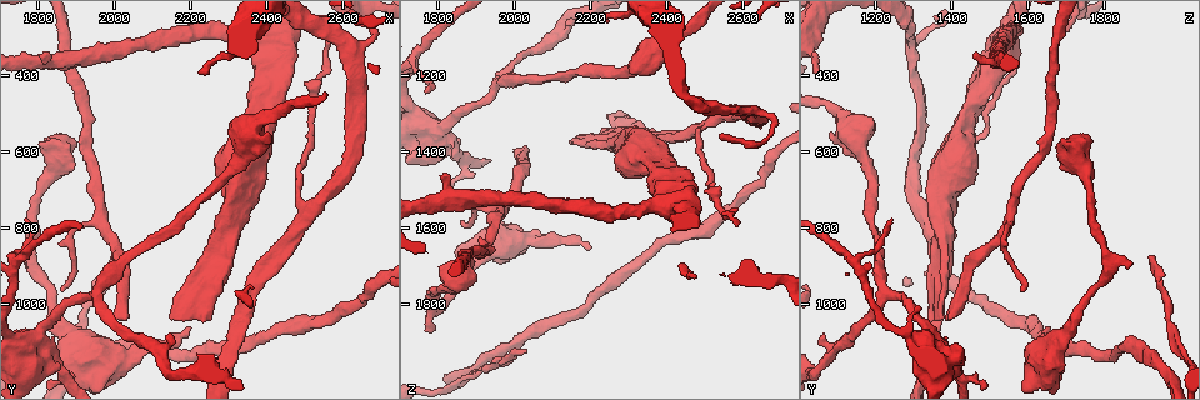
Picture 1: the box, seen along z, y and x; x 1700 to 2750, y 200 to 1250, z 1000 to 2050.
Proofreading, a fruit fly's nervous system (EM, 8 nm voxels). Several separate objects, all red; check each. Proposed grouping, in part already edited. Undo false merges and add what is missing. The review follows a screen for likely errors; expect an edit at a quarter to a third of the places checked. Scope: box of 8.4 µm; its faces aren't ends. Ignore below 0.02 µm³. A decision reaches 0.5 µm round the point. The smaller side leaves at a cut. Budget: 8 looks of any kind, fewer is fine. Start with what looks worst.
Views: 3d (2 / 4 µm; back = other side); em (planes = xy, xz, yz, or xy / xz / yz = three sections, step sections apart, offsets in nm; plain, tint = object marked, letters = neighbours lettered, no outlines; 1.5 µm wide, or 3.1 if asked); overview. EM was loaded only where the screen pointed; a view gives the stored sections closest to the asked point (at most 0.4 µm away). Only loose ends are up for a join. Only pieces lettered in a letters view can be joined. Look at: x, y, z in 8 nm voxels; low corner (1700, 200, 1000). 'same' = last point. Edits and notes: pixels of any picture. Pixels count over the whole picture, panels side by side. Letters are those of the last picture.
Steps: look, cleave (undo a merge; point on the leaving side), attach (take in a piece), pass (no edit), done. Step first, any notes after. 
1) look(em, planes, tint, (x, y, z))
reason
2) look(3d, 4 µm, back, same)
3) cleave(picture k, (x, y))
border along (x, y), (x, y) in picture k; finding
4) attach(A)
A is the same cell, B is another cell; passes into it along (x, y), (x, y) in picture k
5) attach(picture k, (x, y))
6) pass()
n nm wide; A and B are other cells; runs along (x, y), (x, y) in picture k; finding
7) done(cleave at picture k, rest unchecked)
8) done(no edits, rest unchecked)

look(em, planes, letters, (2145, 1030, 1375))
long arm stops here

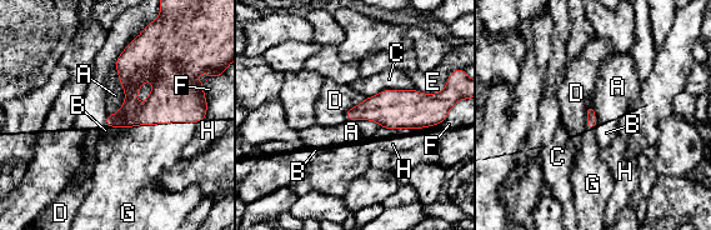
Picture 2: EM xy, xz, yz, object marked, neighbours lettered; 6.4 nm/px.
attach(G)
G touches over 420 nm; G is the same cell, A, B, C, D, E, F and H are other cells; passes into it along (171, 100), (156, 124), (138, 158) in picture 2; the neuron continues

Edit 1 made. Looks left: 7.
look(overview)

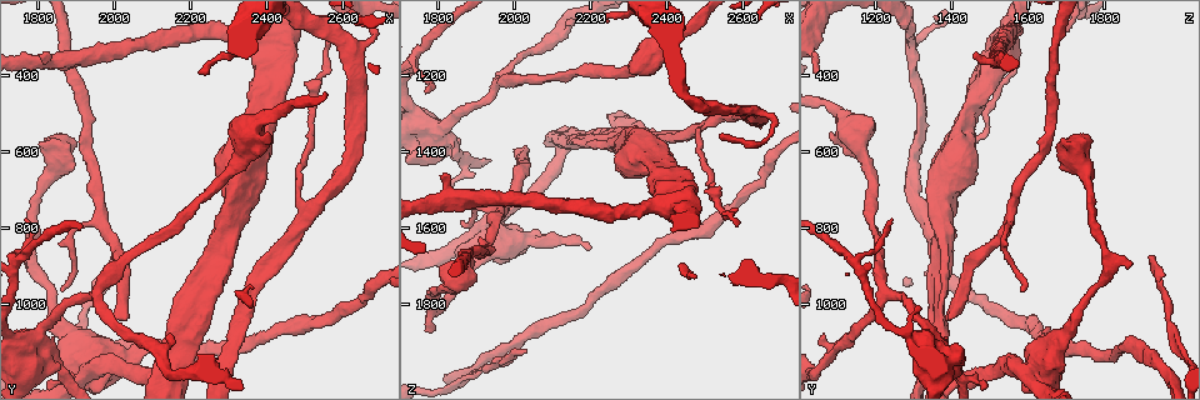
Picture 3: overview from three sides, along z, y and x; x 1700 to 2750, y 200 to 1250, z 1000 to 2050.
look(3d, 4 µm, (2030, 880, 1920))
tapers out

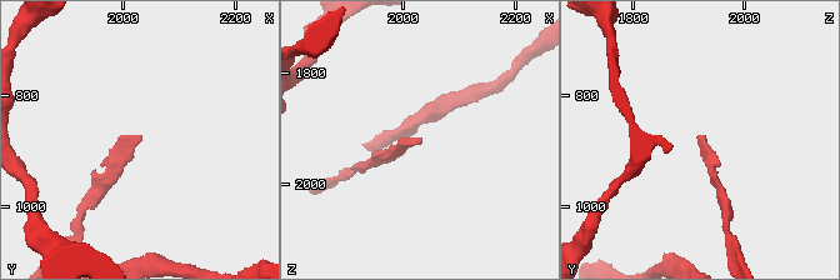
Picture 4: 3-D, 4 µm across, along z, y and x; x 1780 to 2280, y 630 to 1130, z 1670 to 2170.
look(em, xz, step 4, letters, (2030, 875, 1915))

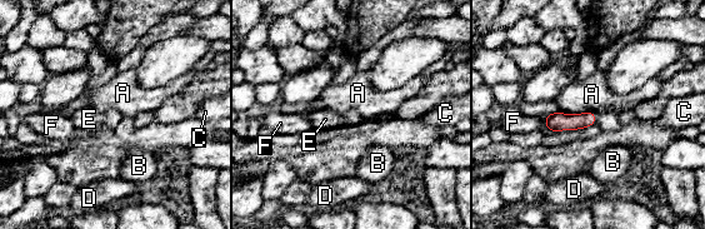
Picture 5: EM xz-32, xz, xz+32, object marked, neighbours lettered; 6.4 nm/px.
look(em, planes, letters, same)
another direction

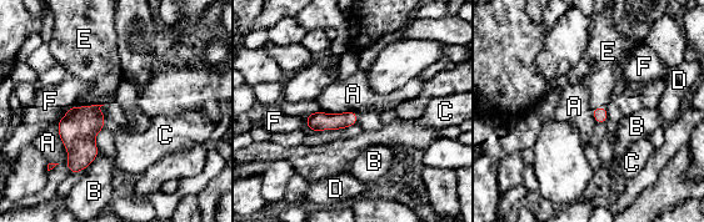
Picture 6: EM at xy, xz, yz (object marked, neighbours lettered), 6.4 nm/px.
attach(E)
90 nm wide; A touches over 260 nm; E is the same cell, A, B, C, D and F are other cells; it goes on there

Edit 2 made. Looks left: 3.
look(overview)

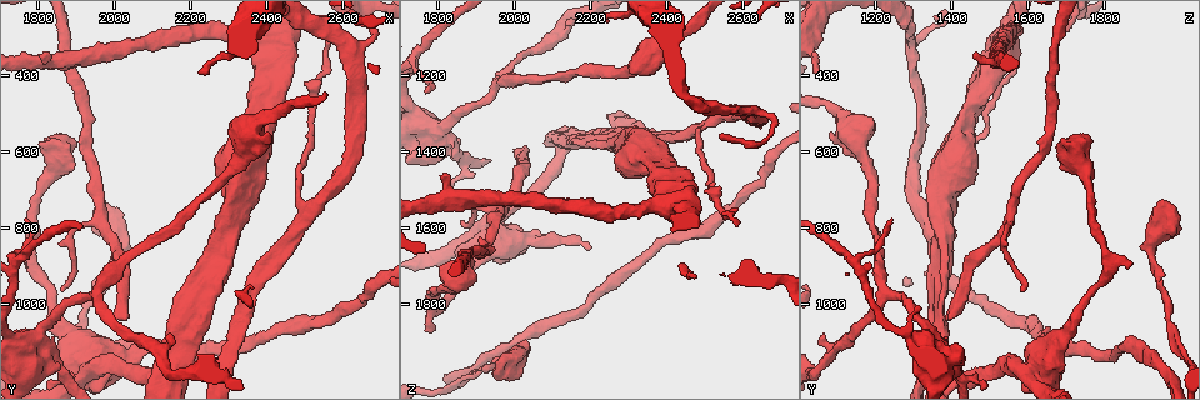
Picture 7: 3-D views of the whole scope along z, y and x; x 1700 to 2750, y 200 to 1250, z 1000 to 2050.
look(3d, 2 µm, back, (1785, 895, 1870))
free end

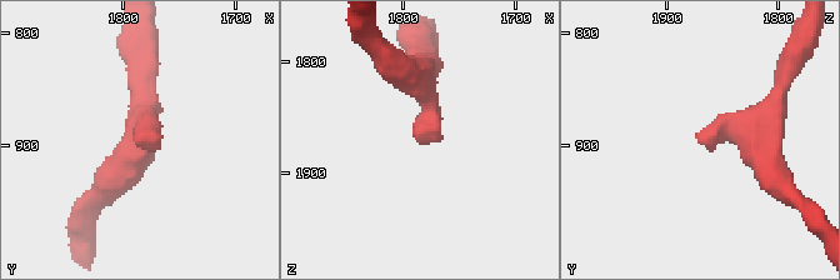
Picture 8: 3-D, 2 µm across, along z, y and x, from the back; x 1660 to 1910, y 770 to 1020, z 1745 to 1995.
look(em, planes, letters, (1780, 896, 1874))
arms of 170, 190 nm; need the tissue

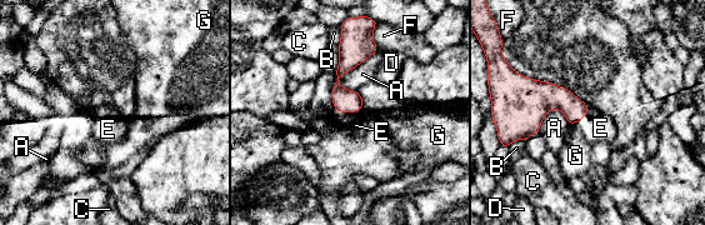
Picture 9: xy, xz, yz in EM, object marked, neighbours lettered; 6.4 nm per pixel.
attach(E)
150 nm wide; E is the same cell, A, B, C, D, F and G are other cells; passes into it along (549, 96), (580, 119), (600, 128) in picture 9; it goes on there

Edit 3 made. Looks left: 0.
done(attach at picture 2, attach at picture 6, attach at picture 9, rest unchecked)

